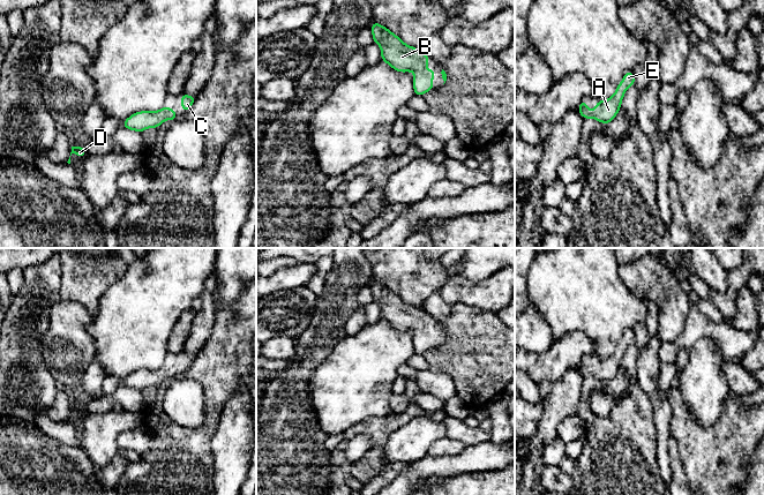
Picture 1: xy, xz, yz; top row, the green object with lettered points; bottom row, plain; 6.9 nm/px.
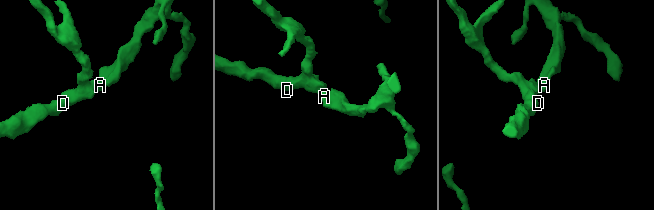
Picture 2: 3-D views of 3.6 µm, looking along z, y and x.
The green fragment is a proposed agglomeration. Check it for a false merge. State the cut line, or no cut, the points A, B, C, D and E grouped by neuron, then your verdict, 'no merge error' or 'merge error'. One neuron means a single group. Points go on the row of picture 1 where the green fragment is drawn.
no cut; A B C D E; no merge error

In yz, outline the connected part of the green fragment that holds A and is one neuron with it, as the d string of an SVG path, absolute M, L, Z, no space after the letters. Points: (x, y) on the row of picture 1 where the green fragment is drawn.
M627 72L621 83L617 85L614 95L606 100L598 100L594 111L591 112L586 106L586 100L582 100L578 106L578 112L583 119L593 118L598 122L609 125L609 122L616 117L621 108L621 103L627 89L635 84L634 72Z

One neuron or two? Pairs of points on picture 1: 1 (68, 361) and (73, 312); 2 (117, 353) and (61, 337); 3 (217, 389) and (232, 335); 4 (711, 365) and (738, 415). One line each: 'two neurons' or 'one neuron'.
1: one neuron
2: two neurons
3: one neuron
4: two neurons

